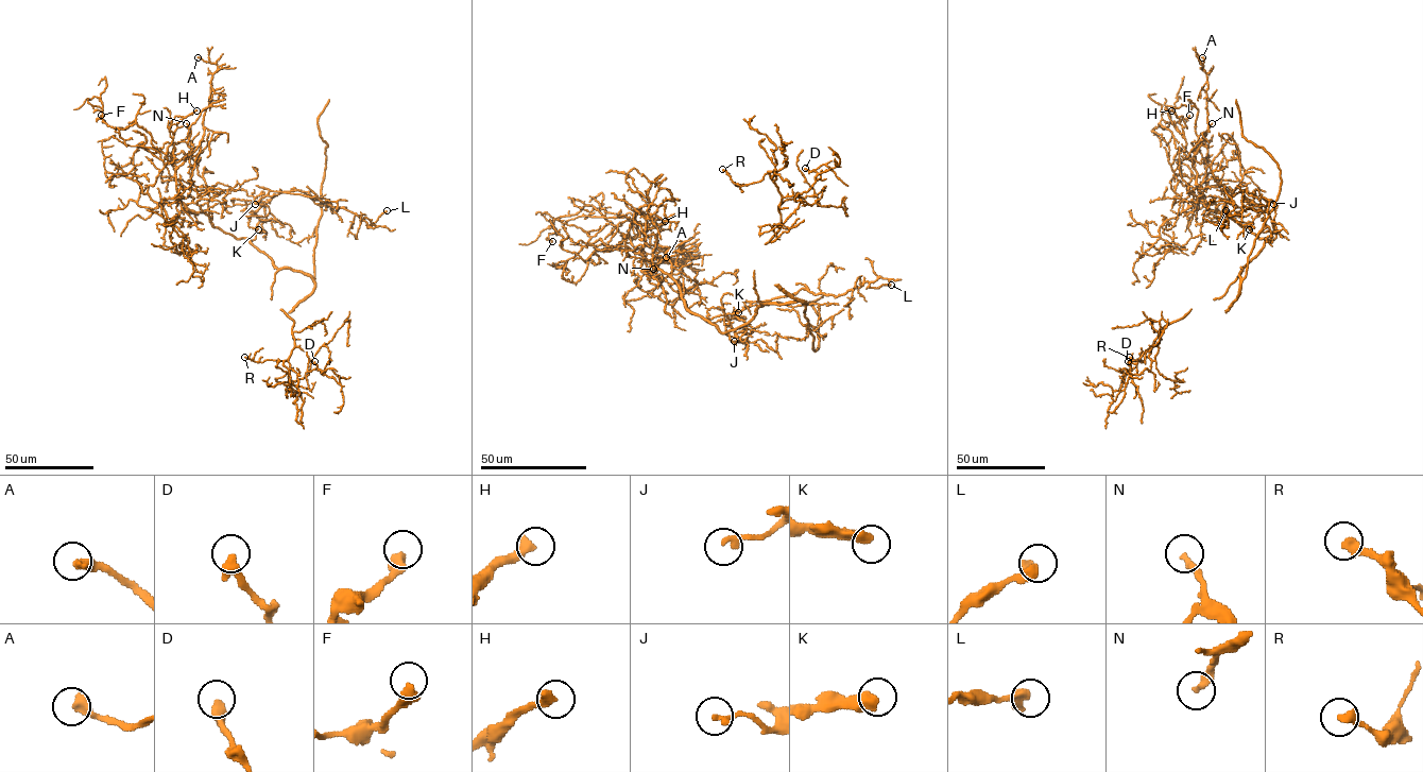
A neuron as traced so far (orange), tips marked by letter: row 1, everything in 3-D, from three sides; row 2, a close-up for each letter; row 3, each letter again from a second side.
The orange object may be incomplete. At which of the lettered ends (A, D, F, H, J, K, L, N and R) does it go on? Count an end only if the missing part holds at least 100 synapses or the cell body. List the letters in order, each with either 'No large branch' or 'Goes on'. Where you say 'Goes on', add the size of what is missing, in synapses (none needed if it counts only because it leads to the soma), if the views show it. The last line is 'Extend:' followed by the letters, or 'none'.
A: No large branch
D: No large branch
F: No large branch
H: Goes on. Roughly 130 synapses
J: No large branch
K: No large branch
L: No large branch
N: No large branch
R: No large branch
Extend: H

